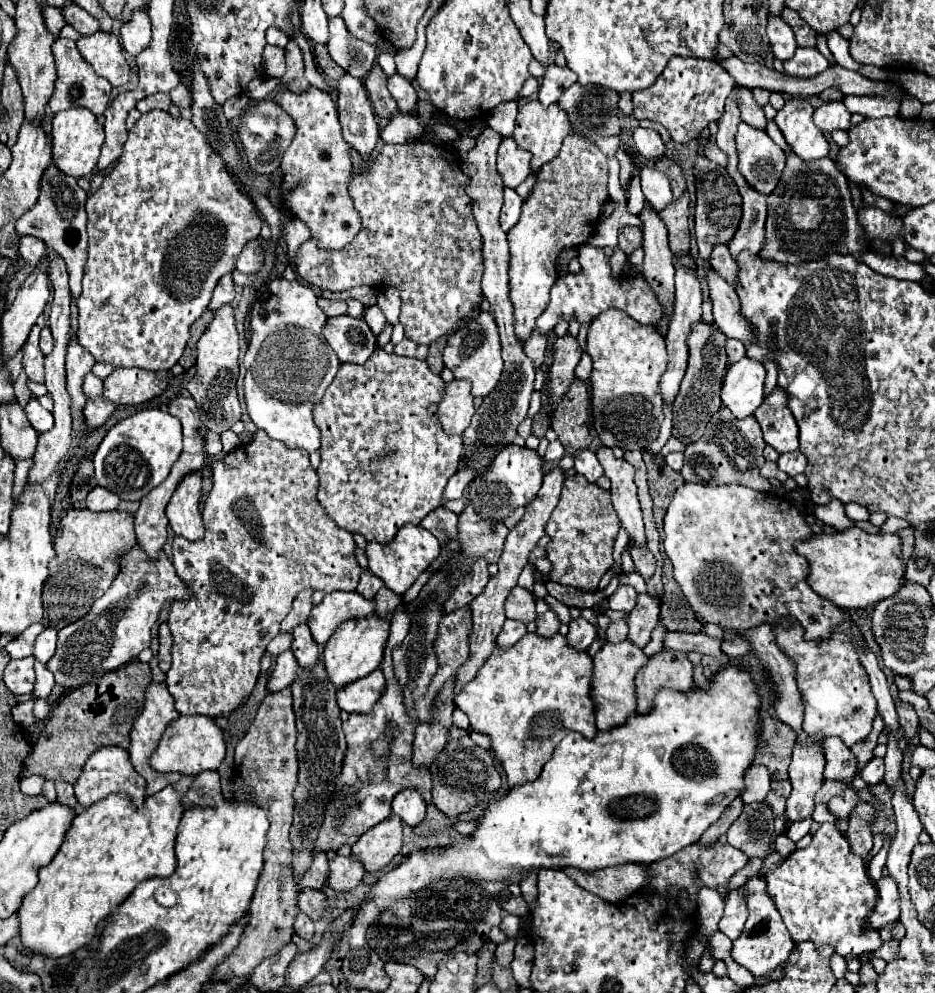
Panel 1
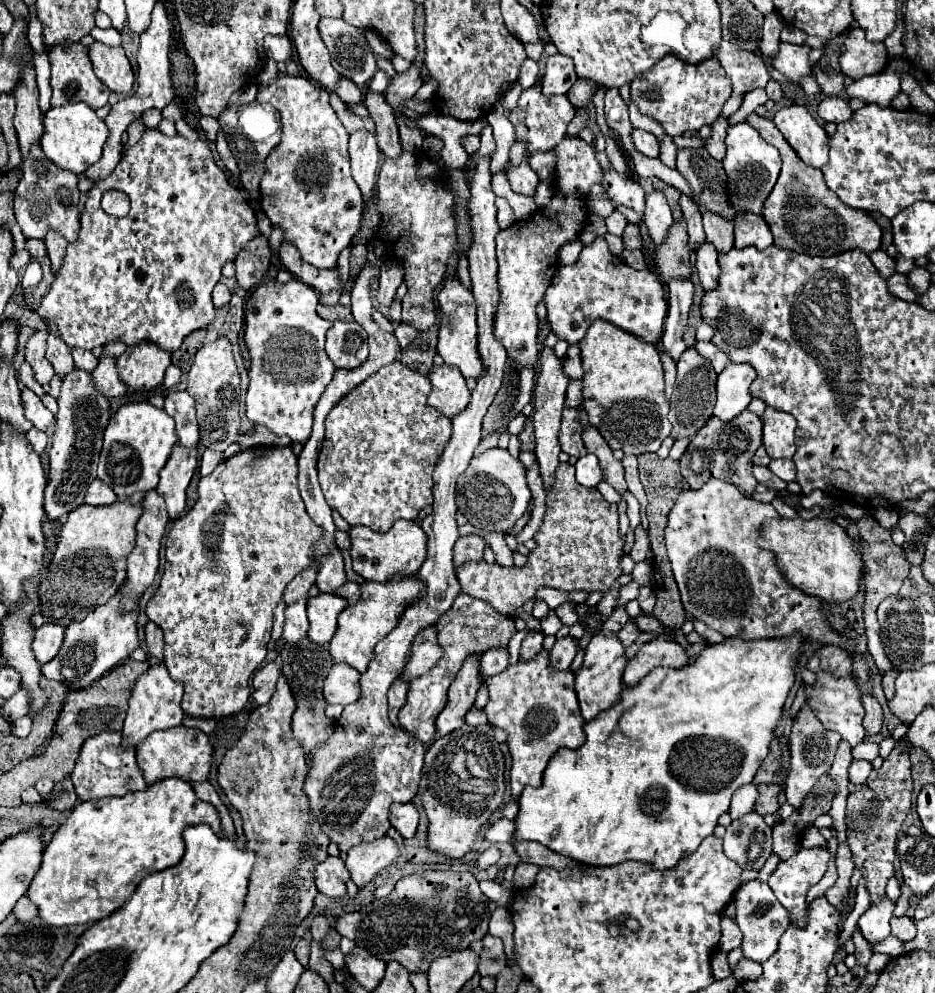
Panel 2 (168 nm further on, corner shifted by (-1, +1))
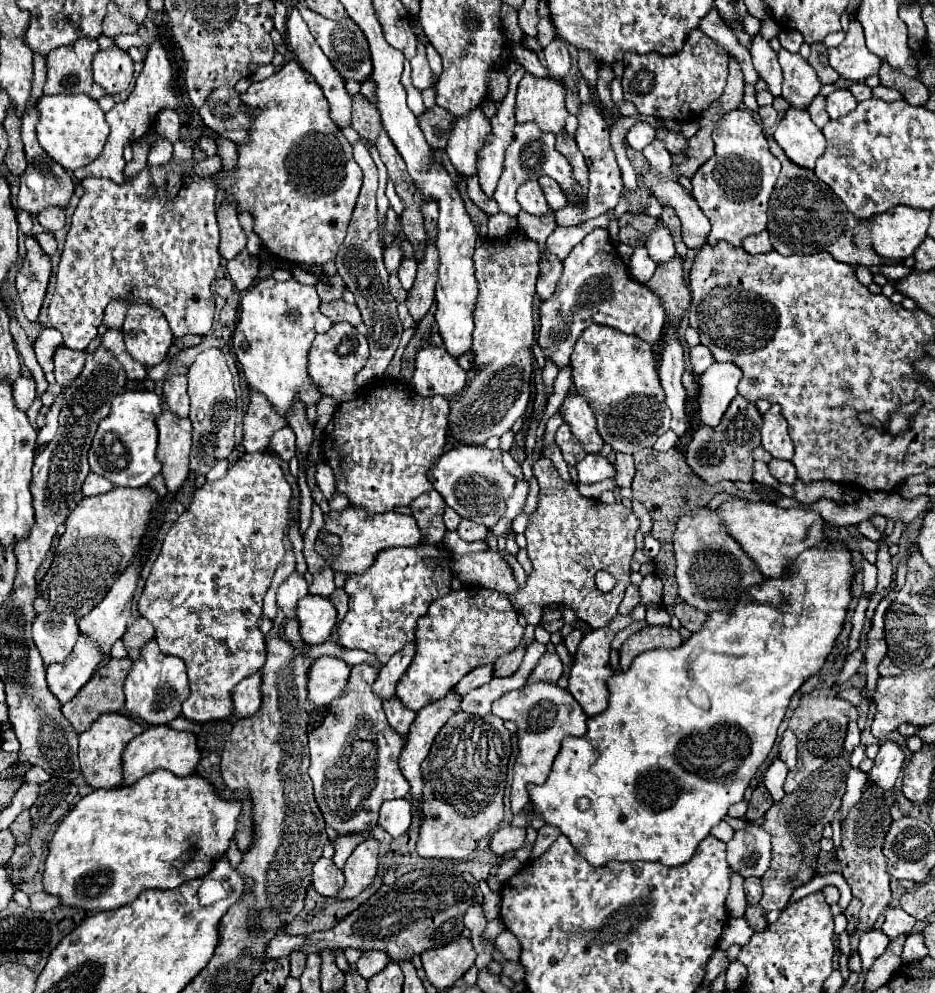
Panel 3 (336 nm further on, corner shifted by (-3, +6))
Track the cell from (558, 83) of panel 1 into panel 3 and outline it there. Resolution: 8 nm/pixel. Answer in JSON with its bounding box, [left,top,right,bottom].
[545,39,571,81]

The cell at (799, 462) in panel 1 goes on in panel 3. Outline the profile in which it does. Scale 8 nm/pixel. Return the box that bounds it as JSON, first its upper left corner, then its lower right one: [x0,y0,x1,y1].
[769,459,797,485]

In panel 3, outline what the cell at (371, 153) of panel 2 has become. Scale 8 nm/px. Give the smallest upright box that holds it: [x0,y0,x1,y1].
[337,137,403,387]

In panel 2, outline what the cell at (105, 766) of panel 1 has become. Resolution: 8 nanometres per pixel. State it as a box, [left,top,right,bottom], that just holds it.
[71,732,147,800]

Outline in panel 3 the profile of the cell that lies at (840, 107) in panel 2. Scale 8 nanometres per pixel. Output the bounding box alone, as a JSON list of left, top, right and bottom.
[825,89,857,119]

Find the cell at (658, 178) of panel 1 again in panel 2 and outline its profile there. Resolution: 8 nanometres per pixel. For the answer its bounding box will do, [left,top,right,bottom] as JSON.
[643,192,673,246]

